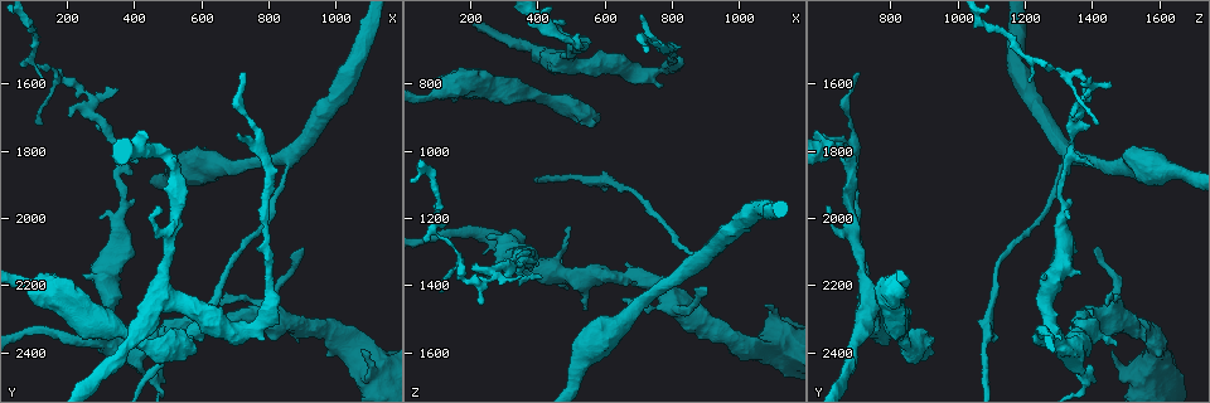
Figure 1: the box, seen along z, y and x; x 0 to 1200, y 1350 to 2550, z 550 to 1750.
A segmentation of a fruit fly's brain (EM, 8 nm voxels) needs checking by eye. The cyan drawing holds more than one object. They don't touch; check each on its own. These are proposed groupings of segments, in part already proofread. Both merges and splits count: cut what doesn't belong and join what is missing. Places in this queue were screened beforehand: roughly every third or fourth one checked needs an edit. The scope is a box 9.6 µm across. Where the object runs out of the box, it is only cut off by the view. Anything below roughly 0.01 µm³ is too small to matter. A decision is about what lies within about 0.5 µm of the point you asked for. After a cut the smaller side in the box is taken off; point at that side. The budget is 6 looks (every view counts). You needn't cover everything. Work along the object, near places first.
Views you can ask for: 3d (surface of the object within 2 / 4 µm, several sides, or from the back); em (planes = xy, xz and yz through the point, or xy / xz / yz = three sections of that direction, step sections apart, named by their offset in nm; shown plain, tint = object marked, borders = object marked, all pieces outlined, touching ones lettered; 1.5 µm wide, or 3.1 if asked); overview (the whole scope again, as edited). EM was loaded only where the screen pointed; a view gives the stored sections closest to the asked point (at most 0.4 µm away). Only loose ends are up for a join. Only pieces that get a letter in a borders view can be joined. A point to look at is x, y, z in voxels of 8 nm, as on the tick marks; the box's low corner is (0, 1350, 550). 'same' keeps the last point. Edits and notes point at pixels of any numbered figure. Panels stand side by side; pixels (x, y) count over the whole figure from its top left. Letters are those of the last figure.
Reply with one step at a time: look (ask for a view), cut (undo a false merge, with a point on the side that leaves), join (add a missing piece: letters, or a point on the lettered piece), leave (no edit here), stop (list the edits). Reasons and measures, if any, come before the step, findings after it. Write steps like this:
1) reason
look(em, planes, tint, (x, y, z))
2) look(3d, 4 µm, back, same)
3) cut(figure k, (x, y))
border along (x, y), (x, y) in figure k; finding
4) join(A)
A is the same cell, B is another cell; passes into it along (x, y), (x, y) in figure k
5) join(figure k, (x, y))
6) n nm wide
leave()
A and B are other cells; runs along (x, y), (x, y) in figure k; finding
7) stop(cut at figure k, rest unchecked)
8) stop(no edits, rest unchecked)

thick end
look(3d, 2 µm, (590, 2390, 890))

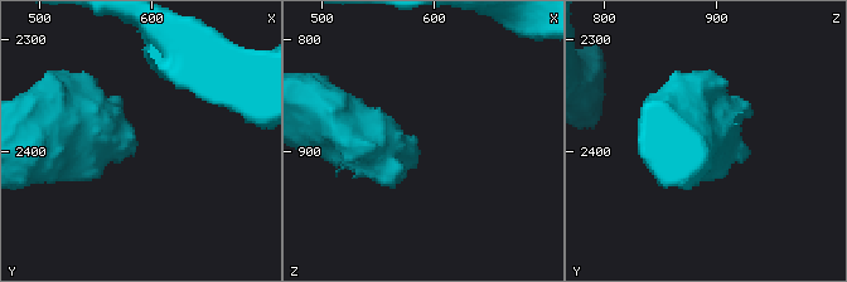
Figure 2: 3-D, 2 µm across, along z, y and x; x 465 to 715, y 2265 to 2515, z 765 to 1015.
now the EM
look(em, planes, borders, (584, 2384, 896))

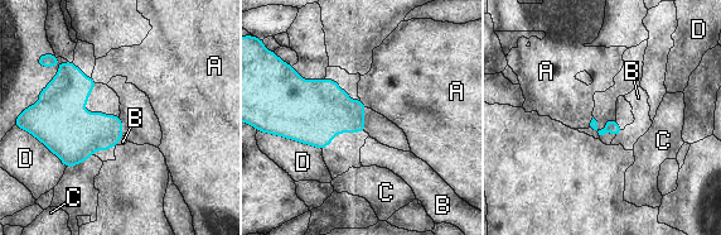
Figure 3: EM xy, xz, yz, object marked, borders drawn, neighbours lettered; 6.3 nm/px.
join(B)
B is the same cell, A, C and D are other cells; it goes on there

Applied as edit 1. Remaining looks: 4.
free end
look(em, xy, step 8, tint, (540, 2380, 1480))

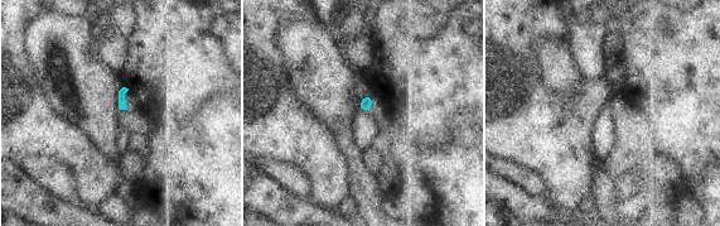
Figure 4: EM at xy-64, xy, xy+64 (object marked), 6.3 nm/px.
another direction
look(em, xz, step 8, borders, same)

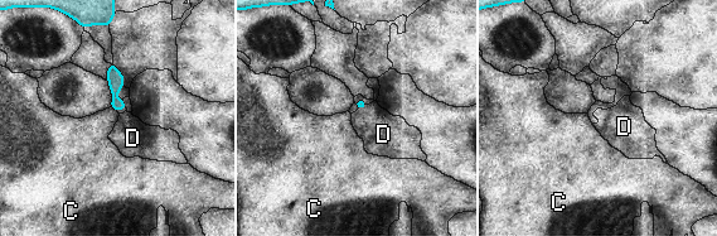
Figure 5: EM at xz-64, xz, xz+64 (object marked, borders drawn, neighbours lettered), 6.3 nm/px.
join(D)
D is the same cell, C is another cell; passes into it along (359, 104), (362, 107), (383, 134) in figure 5; it goes on there

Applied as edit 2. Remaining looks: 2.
free end
look(em, planes, tint, (120, 1730, 1410))

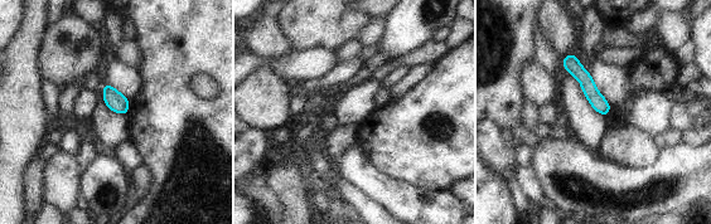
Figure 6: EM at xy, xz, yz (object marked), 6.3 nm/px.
what lies round it
look(em, planes, borders, same)

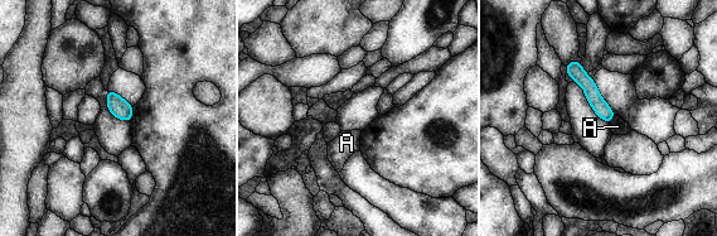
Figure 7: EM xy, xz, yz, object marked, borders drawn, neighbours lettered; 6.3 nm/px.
100 nm wide
leave()
A is another cell; runs along (573, 63), (608, 118) in figure 7; no lettered piece goes on from it

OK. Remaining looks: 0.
stop(join at figure 3, join at figure 5, rest unchecked)

